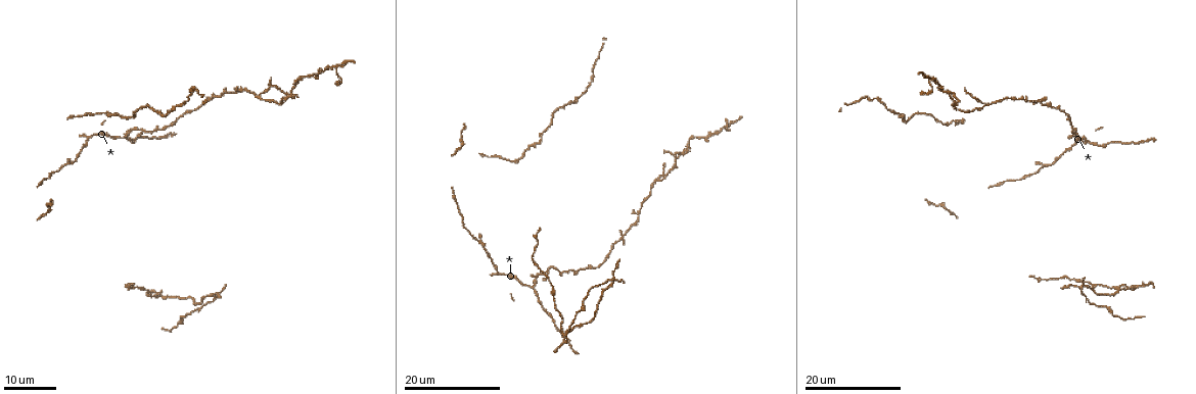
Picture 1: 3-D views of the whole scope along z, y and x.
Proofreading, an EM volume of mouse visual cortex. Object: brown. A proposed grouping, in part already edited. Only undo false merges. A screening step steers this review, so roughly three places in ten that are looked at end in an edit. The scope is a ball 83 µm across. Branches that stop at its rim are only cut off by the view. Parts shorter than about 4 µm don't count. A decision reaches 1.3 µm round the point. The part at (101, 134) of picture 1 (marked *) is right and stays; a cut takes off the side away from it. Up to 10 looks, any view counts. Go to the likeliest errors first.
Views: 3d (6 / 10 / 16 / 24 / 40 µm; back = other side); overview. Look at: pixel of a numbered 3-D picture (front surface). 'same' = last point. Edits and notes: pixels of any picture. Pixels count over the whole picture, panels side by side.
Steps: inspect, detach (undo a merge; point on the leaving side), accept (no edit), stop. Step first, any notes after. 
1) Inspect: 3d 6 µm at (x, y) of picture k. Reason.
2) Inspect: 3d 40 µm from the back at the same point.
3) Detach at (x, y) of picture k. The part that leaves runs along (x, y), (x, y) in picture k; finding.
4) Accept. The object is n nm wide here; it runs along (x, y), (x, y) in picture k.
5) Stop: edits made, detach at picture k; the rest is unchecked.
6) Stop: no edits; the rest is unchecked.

Inspect: 3d 24 µm at (1082, 289) of picture 1. Four or more arms meet.

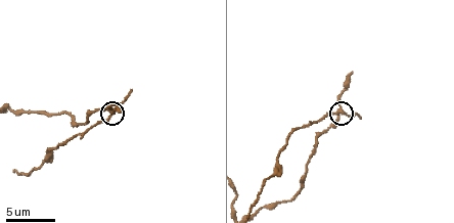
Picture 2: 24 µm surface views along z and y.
Inspect: 3d 10 µm at (339, 112) of picture 2. Closer look.

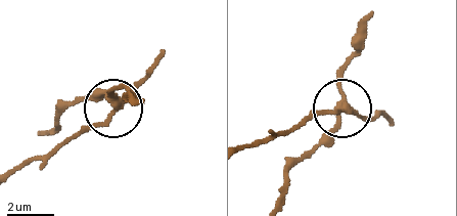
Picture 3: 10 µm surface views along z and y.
Detach at (96, 126) of picture 3. The part that leaves runs along (122, 102), (100, 122), (18, 163) in picture 3; a second neuron is stuck on.

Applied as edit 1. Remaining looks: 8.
Inspect: 3d 16 µm at (655, 181) of picture 1. Three-way junction.

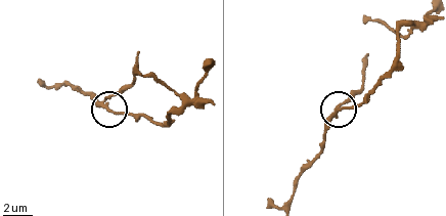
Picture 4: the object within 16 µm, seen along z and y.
Inspect: 3d 10 µm at (337, 114) of picture 4. Closer look.

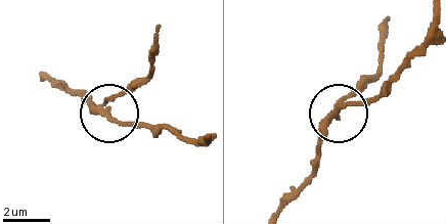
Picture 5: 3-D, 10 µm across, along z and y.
Accept. The side arm is 7 µm long; it runs along (41, 77), (106, 107), (107, 98), (129, 92), (145, 79) in picture 5; one neuron here.

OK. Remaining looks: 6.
Inspect: 3d 16 µm at (1088, 141) of picture 1. A fork.

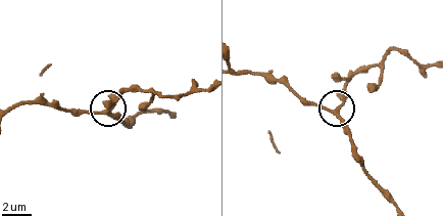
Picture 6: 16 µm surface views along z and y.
Inspect: 3d 6 µm at (108, 111) of picture 6.

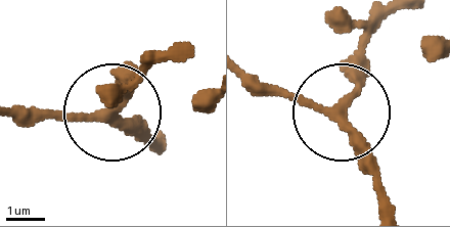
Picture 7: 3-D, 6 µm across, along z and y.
Accept. It runs along (244, 67), (339, 110), (385, 205) in picture 7; continuous, no second neuron.

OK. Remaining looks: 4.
Inspect: 3d 16 µm at (290, 94) of picture 1. Small branch off a trunk.

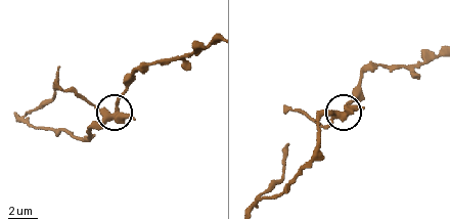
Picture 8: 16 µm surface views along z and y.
Inspect: 3d 6 µm at (341, 113) of picture 8.

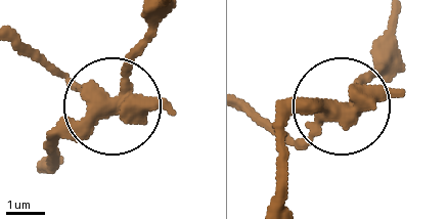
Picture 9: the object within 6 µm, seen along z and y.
Accept. It runs along (37, 165), (50, 165), (102, 110), (44, 60) in picture 9; all the same neuron.

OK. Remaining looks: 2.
Inspect: 3d 16 µm at (161, 296) of picture 1. Three-way junction.

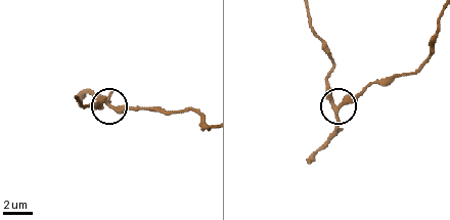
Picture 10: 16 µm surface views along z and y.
Inspect: 3d 6 µm at (338, 107) of picture 10.

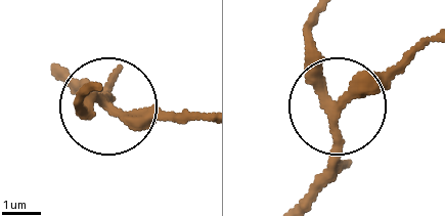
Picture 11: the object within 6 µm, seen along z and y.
Accept. The side arm is 5 µm long; it runs along (324, 11), (311, 41), (337, 119), (337, 168), (320, 193) in picture 11; continuous, no second neuron.

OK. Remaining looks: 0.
Stop: edits made, detach at picture 3; the rest is unchecked.

